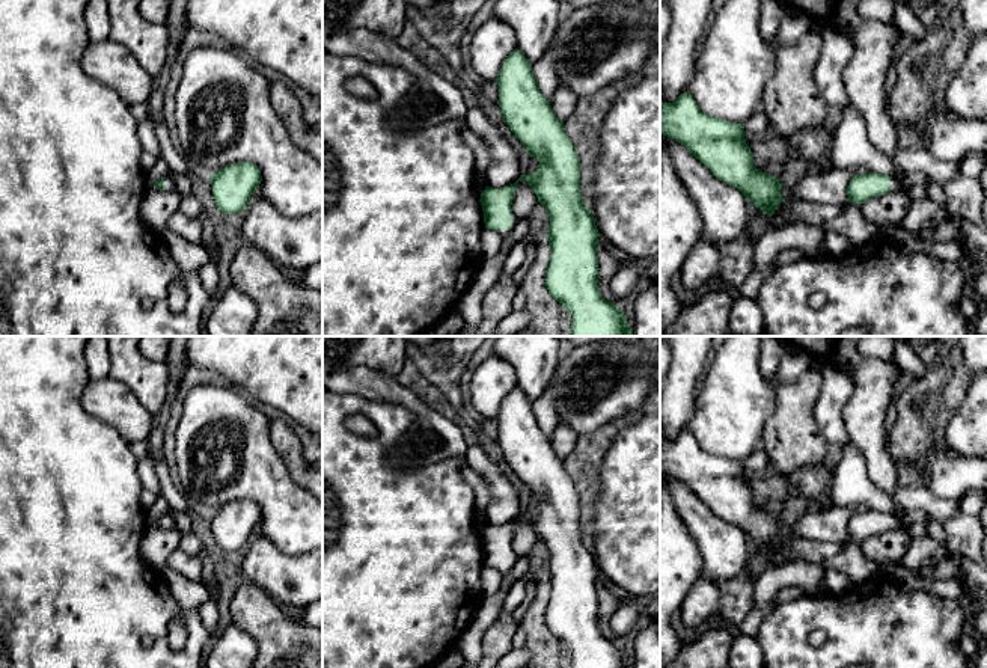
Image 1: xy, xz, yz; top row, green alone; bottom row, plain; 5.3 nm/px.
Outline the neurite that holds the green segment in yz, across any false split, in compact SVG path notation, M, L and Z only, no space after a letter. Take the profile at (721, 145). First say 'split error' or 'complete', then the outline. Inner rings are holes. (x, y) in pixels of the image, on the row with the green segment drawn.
complete; M689 92L674 103L660 103L660 133L684 145L716 178L740 190L767 217L785 201L781 179L753 166L744 125L702 113Z

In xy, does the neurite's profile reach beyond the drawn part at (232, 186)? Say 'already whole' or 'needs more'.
already whole

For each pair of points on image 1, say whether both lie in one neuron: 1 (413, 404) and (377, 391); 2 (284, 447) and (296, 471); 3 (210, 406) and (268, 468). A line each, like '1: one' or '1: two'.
1: one
2: one
3: one

